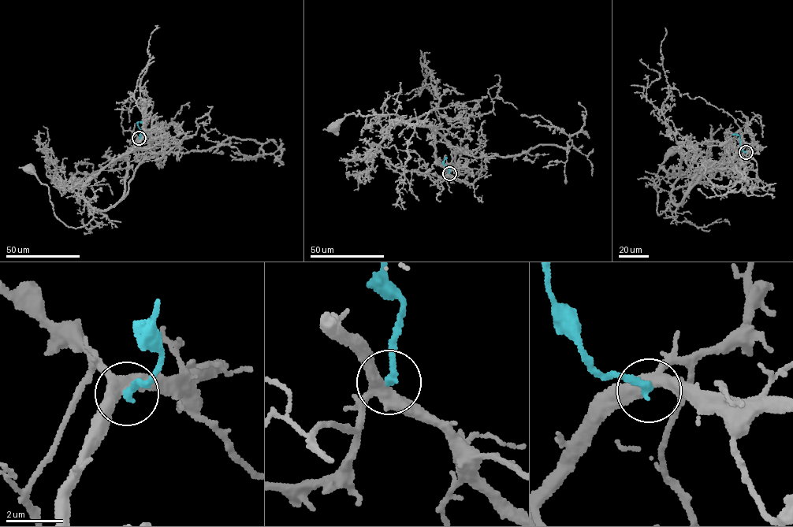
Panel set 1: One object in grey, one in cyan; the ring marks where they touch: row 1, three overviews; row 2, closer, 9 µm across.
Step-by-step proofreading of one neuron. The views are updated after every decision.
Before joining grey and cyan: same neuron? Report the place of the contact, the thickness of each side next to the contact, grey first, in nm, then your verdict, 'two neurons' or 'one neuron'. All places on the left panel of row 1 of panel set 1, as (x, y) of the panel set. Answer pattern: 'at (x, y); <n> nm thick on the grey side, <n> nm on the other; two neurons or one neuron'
at (139, 138); 380 nm thick on the grey side, 260 nm on the other; two neurons

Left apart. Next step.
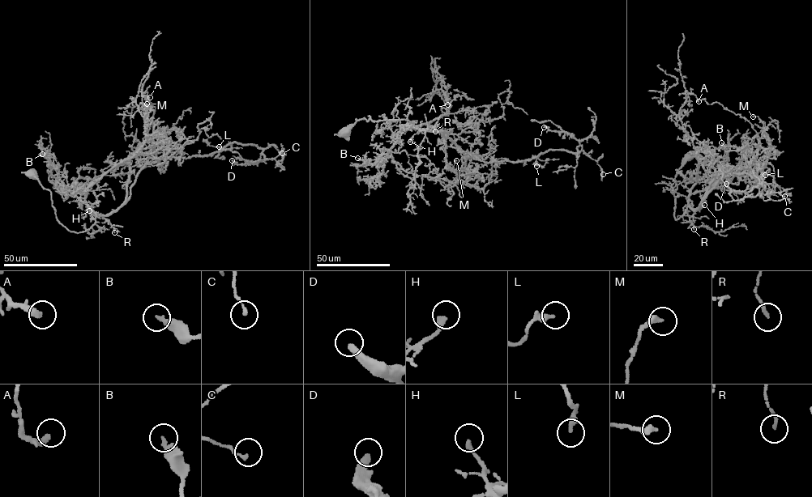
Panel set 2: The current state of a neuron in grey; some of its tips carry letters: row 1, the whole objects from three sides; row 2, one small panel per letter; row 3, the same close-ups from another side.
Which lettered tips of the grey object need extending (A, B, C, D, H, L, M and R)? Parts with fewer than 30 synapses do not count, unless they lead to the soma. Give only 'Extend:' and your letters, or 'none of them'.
Extend: D, L

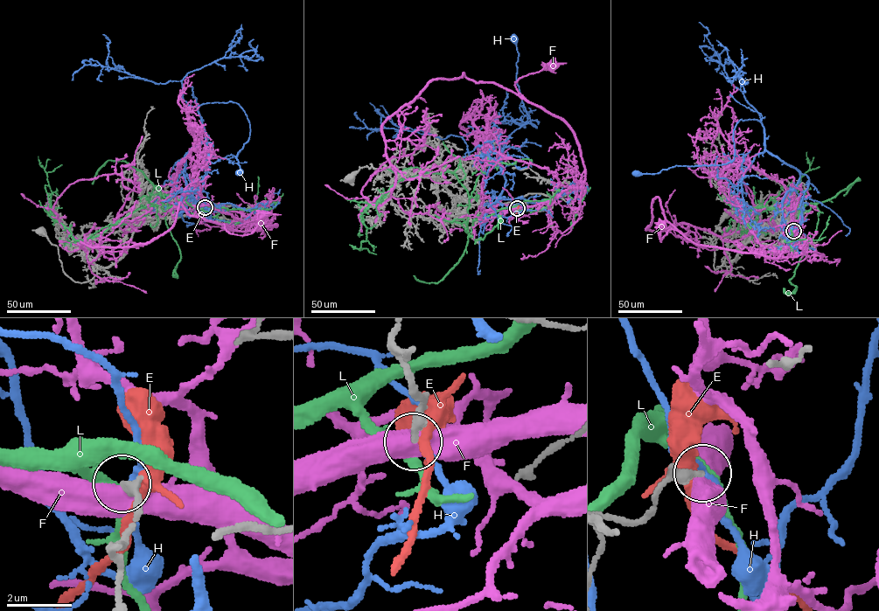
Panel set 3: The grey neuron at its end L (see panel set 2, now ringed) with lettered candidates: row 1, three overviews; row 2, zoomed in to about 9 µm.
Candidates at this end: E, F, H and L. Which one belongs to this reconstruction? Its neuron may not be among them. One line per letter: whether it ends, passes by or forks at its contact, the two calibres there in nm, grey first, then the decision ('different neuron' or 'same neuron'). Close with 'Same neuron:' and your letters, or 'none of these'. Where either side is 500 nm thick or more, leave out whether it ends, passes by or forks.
E: it forks there; 360 nm thick on the grey side, 360 nm on the other; different neuron
F: 320 nm thick on the grey side, 550 nm on the other; different neuron
H: it passes by; 320 nm thick on the grey side, 220 nm on the other; different neuron
L: it forks there; 300 nm thick on the grey side, 240 nm on the other; different neuron
Same neuron: none of these

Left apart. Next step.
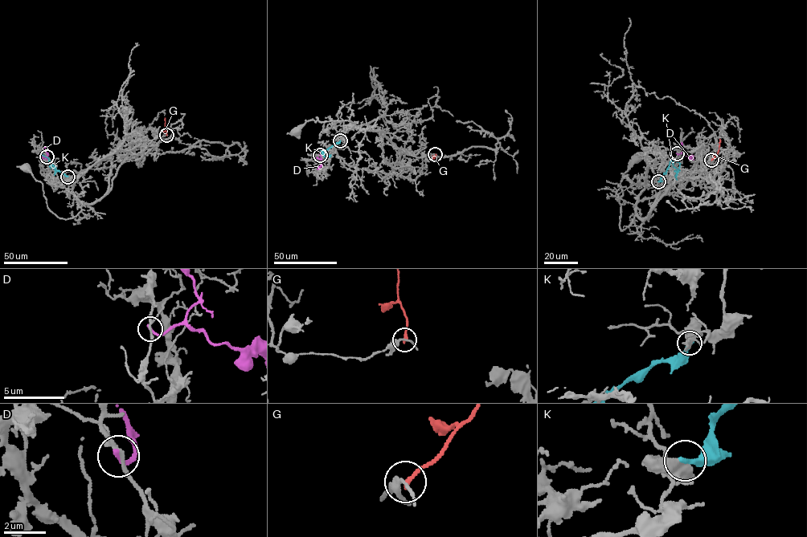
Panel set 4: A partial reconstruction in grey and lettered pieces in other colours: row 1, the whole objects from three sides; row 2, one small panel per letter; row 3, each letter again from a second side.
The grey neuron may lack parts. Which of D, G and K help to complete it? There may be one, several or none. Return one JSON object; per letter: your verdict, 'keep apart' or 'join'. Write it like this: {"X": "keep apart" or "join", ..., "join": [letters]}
{"D": "keep apart", "G": "keep apart", "K": "keep apart", "join": []}

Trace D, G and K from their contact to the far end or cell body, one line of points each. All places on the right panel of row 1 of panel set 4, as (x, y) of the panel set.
D: (677, 154), (682, 153), (694, 160)
G: (711, 160), (718, 149), (719, 139)
K: (658, 181), (672, 160), (680, 164), (677, 180)

